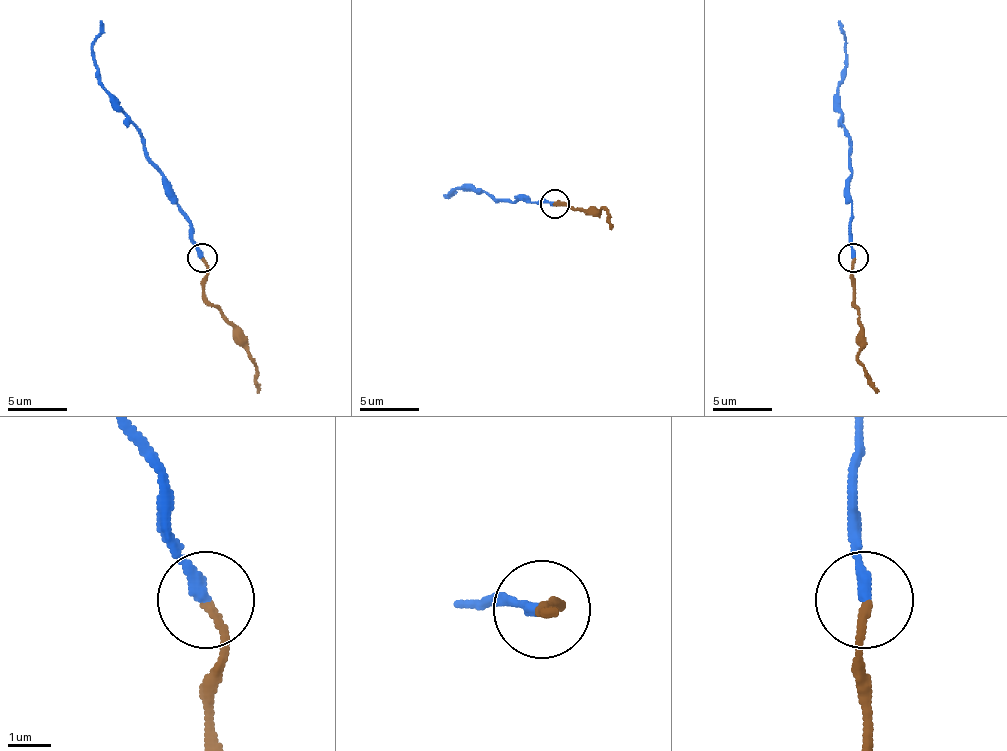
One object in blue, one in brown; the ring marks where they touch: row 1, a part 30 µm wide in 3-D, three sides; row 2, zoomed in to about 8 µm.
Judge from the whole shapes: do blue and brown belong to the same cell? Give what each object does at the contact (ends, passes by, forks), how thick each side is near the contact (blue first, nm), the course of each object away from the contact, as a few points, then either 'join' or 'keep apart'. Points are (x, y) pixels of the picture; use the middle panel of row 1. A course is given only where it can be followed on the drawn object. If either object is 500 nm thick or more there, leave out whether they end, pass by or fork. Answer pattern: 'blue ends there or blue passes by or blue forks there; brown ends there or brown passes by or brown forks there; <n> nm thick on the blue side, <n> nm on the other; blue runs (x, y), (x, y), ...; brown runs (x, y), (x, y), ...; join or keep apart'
blue ends there; brown ends there; 280 nm thick on the blue side, 190 nm on the other; blue runs (555, 204), (523, 198), (499, 201), (493, 195), (475, 189), (446, 195), (455, 189); brown runs (555, 204), (588, 210), (600, 207), (612, 228); join

